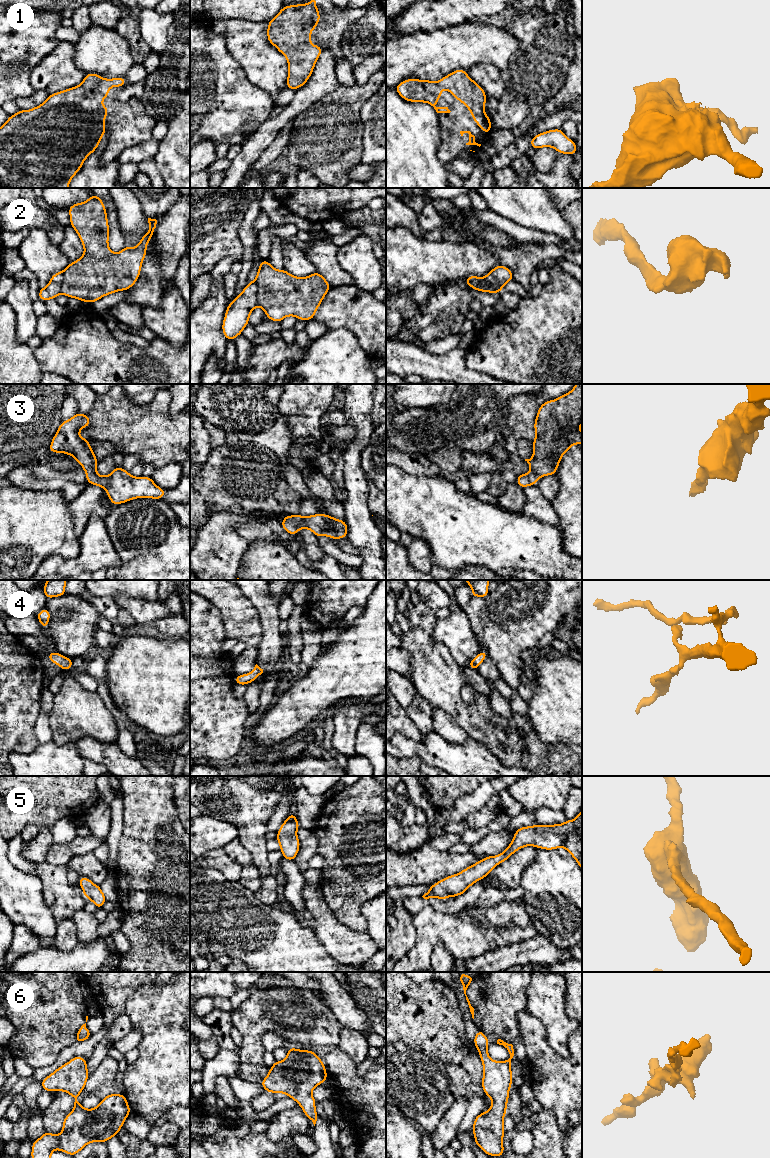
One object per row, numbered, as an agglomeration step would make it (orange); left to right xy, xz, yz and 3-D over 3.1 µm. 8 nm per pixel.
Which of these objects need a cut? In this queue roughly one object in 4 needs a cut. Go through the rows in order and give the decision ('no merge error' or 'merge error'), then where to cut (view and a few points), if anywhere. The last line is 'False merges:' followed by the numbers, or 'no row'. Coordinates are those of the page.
1: no merge error; cut none
2: merge error; cut xz (255, 282), (258, 304)
3: no merge error; cut none
4: no merge error; cut none
5: no merge error; cut none
6: no merge error; cut none
False merges: 2

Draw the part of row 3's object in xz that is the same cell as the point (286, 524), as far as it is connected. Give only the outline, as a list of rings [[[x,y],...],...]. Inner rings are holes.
[[[326,513],[306,517],[299,514],[286,515],[280,523],[283,529],[292,536],[295,536],[299,529],[310,529],[317,538],[328,536],[334,540],[347,538],[348,534],[346,521],[333,518]]]

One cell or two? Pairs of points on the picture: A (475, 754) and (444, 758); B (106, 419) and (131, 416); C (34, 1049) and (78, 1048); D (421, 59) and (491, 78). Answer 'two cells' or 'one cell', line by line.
A: one cell
B: one cell
C: two cells
D: two cells

